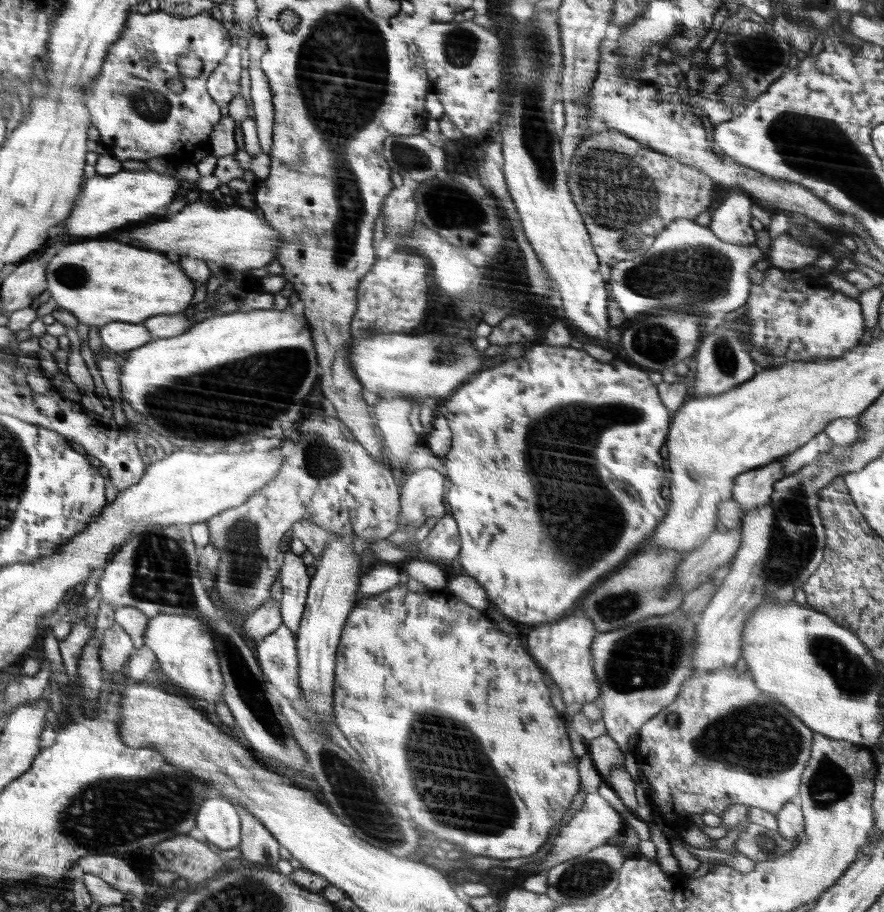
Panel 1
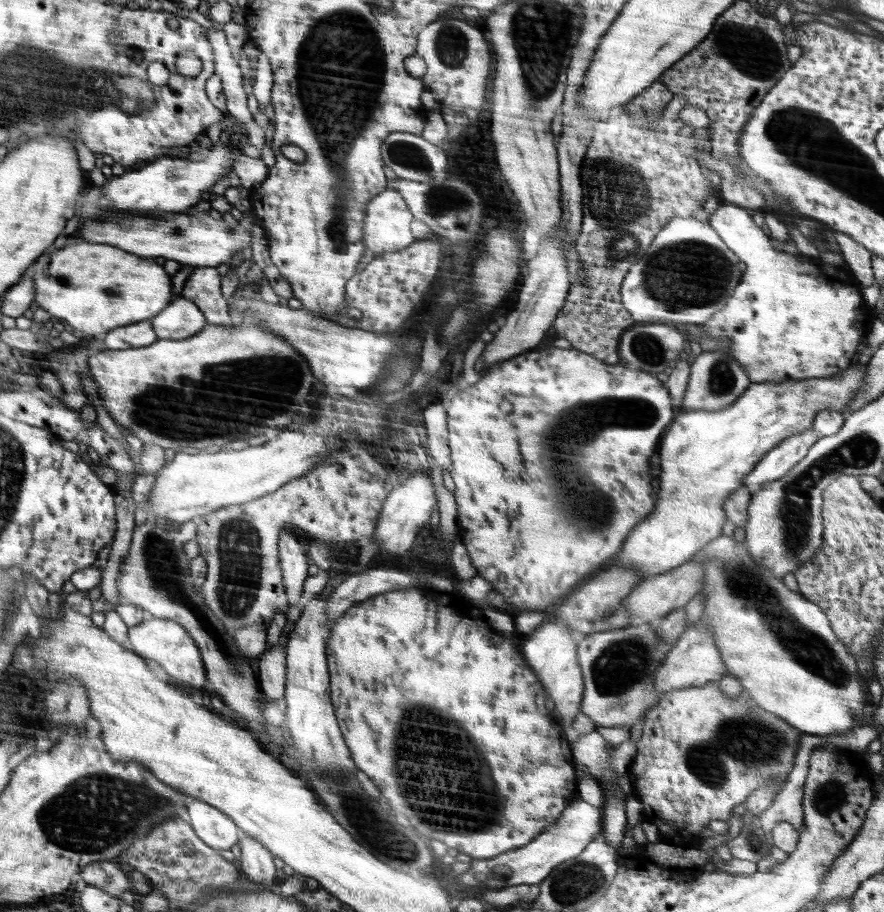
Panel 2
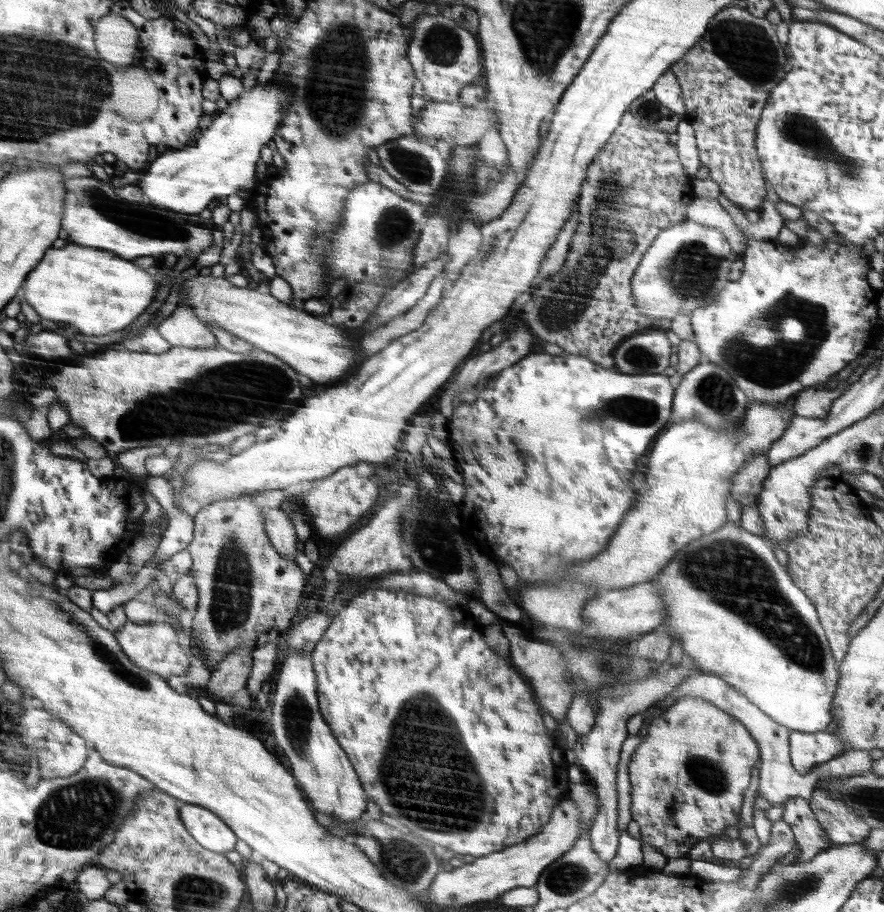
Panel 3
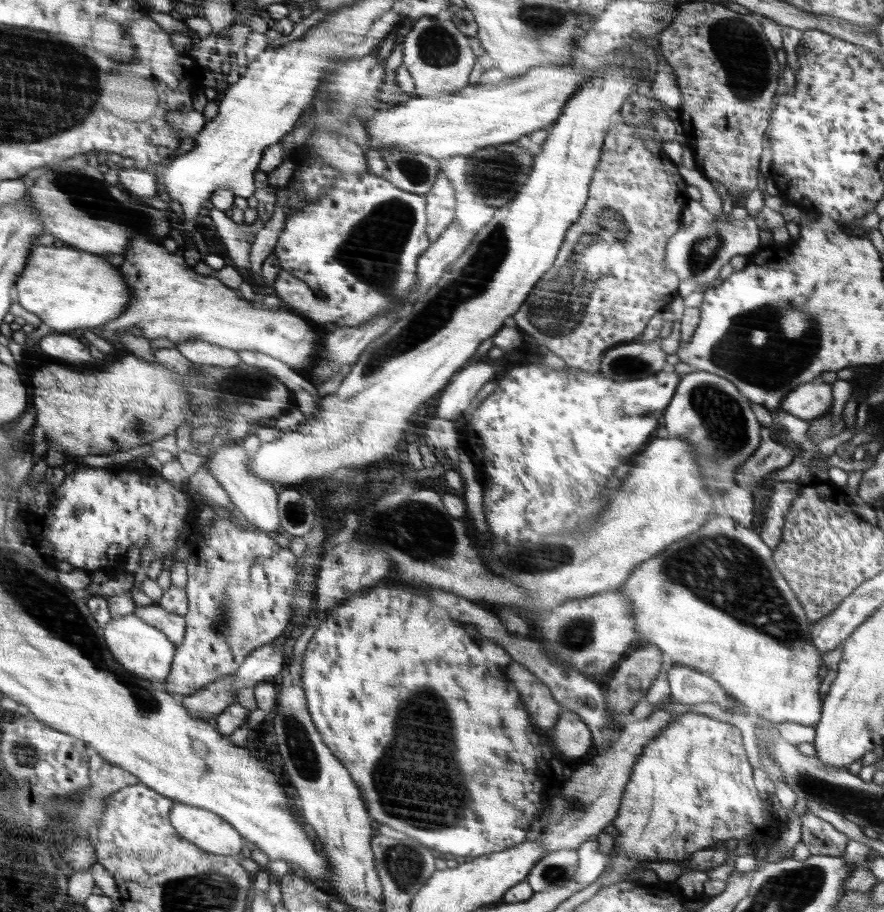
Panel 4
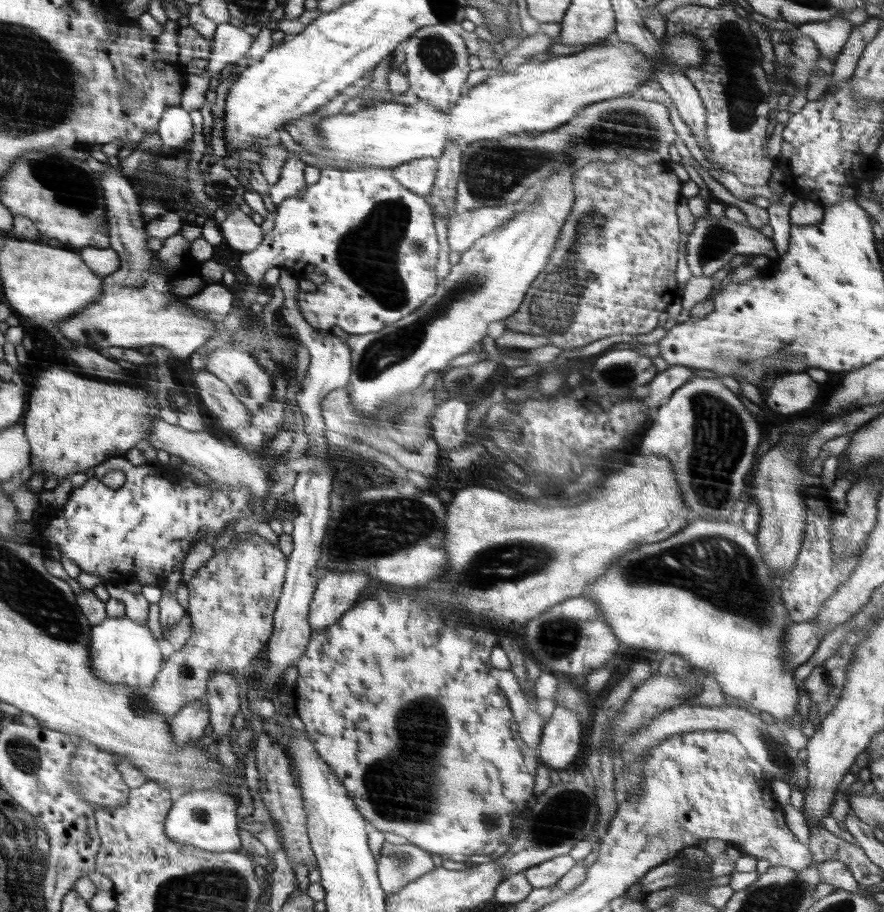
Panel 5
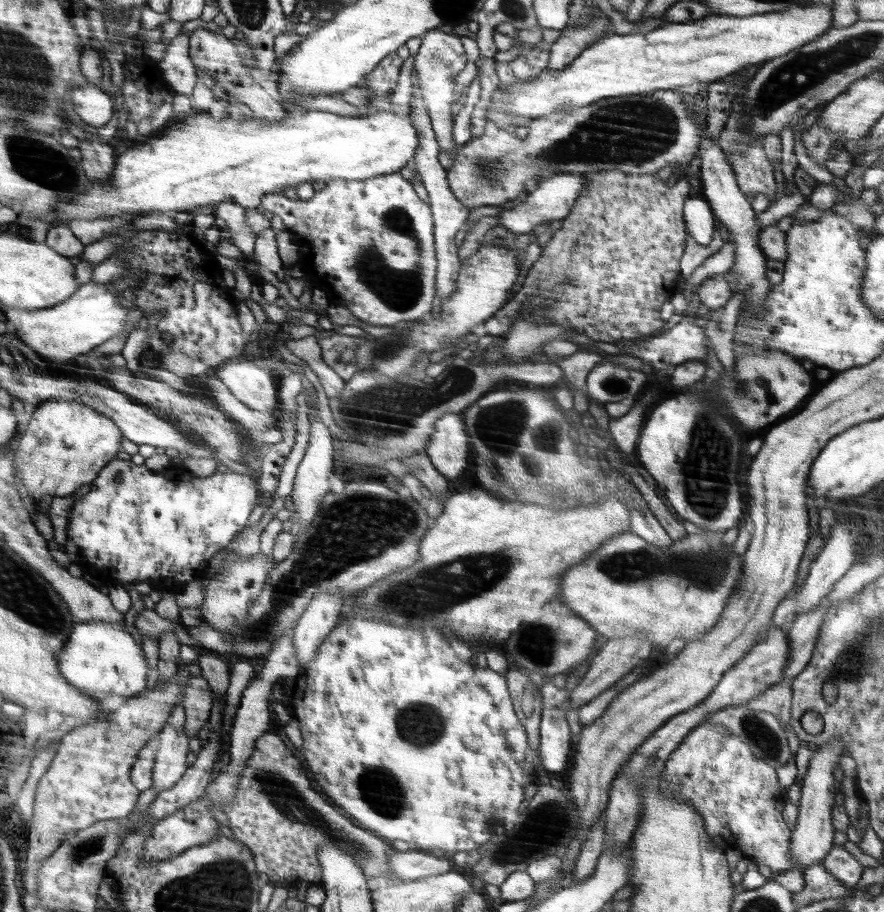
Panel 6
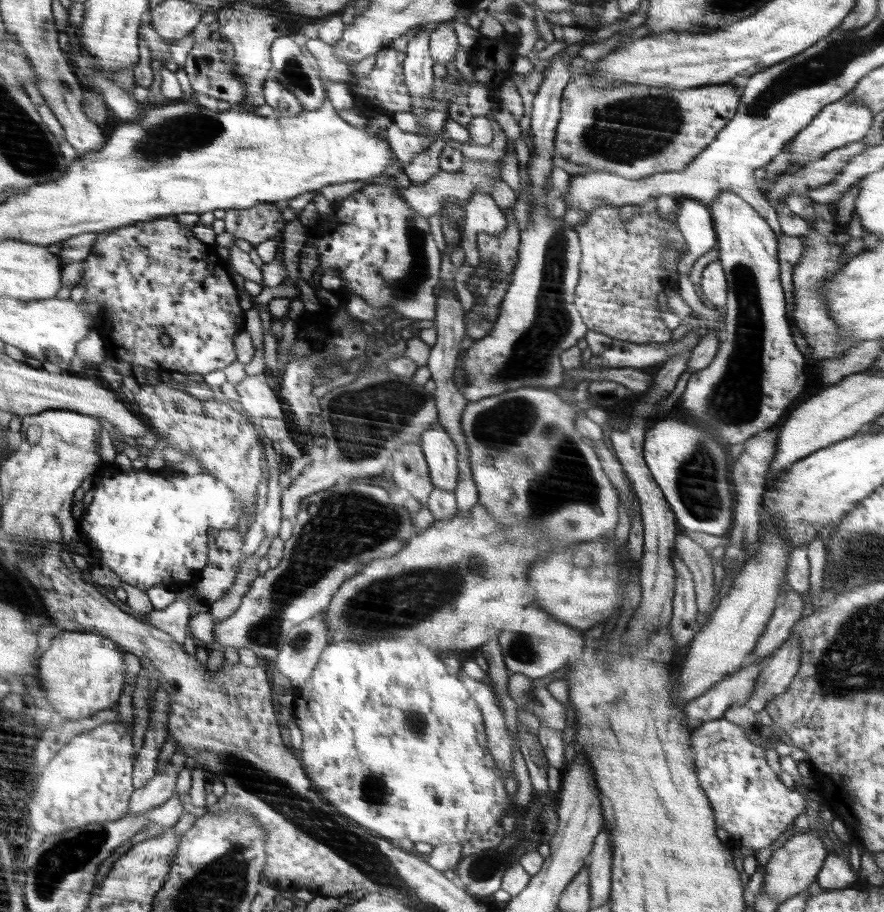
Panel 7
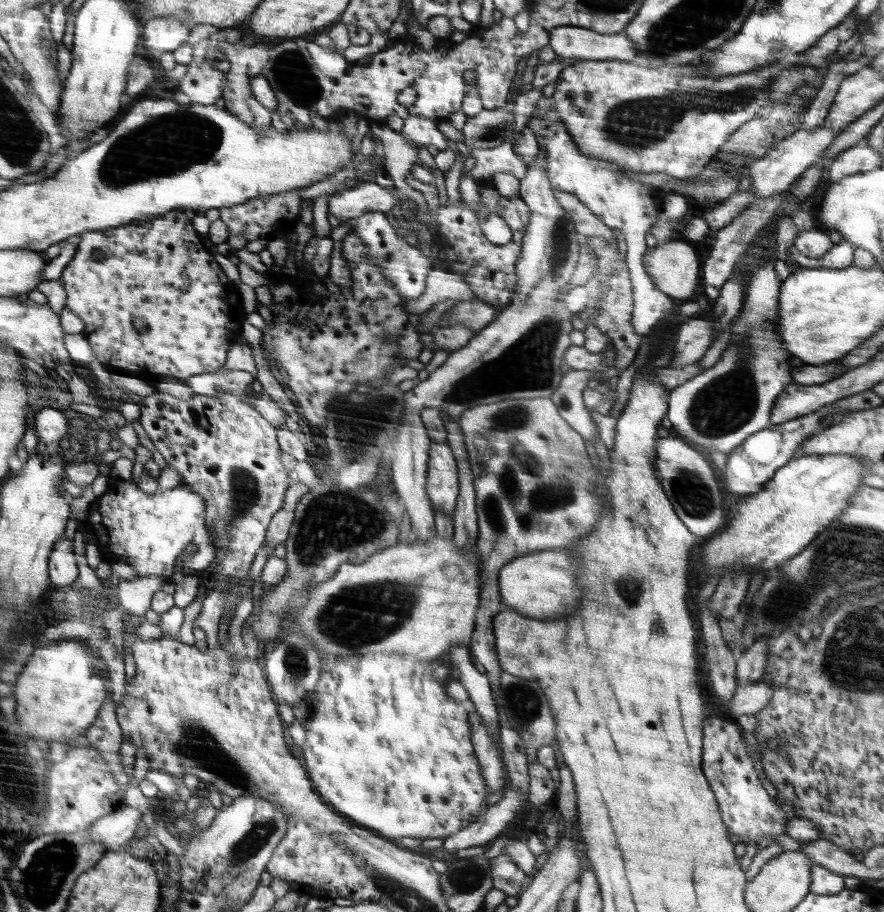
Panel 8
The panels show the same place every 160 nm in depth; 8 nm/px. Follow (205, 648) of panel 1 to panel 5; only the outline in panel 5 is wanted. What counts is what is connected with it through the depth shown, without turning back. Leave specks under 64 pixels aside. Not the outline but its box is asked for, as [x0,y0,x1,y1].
[91,617,162,689]

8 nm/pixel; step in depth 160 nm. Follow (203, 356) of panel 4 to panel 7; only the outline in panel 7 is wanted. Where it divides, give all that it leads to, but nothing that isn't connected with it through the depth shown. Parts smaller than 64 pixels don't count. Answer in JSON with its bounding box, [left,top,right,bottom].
[235,375,286,417]

